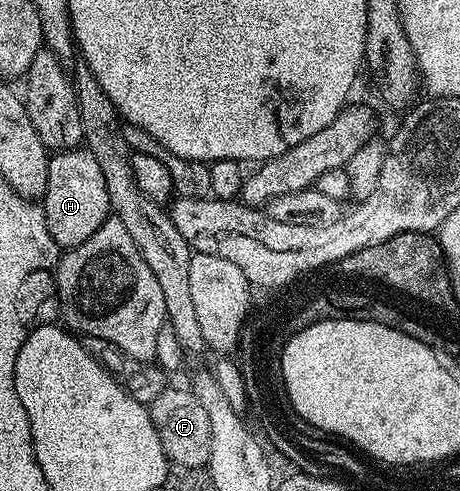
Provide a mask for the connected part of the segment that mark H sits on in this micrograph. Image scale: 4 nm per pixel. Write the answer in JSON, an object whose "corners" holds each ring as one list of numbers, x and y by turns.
{"corners":[[88,149,56,152,49,160,47,189,43,196,45,224,58,248,68,249,83,245,110,218,107,185,99,161]]}

